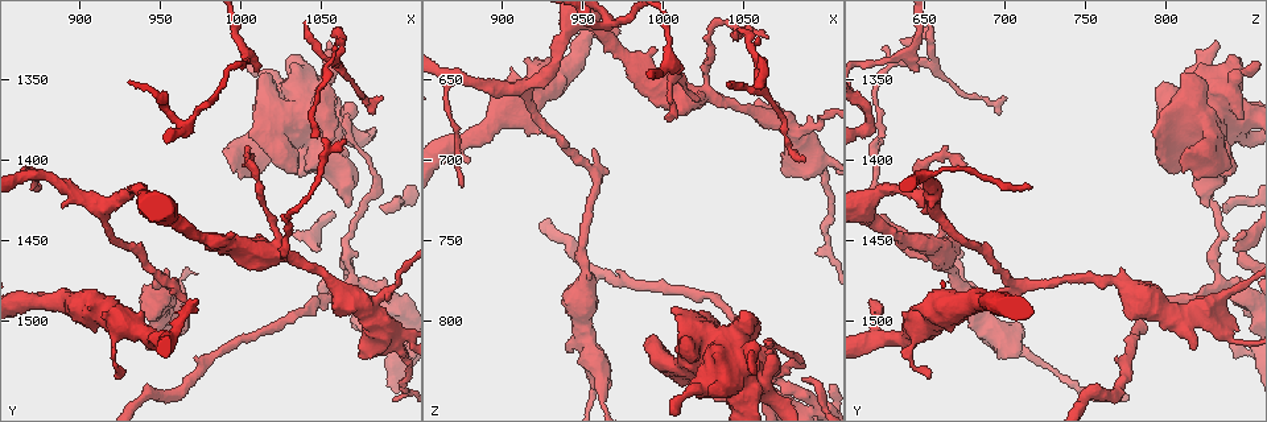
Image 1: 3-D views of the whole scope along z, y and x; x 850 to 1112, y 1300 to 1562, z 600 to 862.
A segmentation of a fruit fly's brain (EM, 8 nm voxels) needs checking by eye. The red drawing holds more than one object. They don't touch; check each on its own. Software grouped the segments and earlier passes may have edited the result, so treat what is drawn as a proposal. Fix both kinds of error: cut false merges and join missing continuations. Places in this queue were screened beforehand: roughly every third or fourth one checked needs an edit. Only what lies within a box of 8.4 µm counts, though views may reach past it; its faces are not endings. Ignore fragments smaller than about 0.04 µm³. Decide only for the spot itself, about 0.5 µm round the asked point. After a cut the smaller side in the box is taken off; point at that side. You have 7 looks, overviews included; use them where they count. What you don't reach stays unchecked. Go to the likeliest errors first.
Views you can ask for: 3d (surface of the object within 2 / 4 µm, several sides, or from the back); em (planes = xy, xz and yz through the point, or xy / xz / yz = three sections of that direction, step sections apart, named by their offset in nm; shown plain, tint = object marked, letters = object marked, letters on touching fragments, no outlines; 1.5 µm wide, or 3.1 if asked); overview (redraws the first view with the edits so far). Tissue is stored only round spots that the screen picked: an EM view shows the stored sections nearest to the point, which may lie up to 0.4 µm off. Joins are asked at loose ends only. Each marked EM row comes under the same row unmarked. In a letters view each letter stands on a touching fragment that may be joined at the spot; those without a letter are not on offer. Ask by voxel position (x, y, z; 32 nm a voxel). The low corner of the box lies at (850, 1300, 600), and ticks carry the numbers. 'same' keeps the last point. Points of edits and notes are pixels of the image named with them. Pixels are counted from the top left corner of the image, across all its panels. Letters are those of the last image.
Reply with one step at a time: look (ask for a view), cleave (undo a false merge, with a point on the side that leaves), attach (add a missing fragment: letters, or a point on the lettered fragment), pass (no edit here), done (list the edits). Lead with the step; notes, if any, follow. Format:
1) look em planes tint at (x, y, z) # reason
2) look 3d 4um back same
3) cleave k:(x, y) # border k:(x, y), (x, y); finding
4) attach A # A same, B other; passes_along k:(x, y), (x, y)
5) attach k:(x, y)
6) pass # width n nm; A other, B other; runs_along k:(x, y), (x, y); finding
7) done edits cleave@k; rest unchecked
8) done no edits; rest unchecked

look 3d 2um at (1068, 1428, 826) # free end

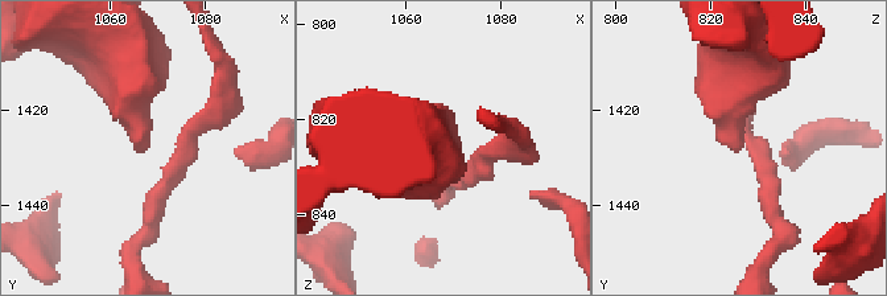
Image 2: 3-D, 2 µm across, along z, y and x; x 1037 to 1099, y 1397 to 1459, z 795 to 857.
look em xz step 8 tint at (1068, 1428, 826) # shape alone is not enough

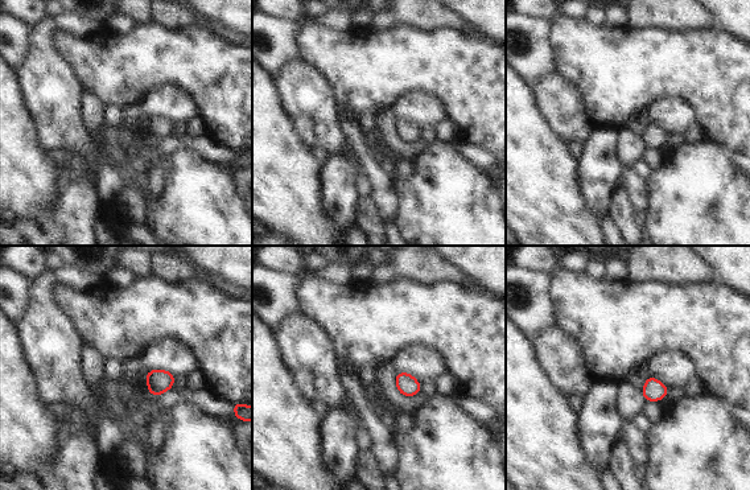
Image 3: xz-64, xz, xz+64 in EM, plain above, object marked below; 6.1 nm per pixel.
look em planes letters same # another direction

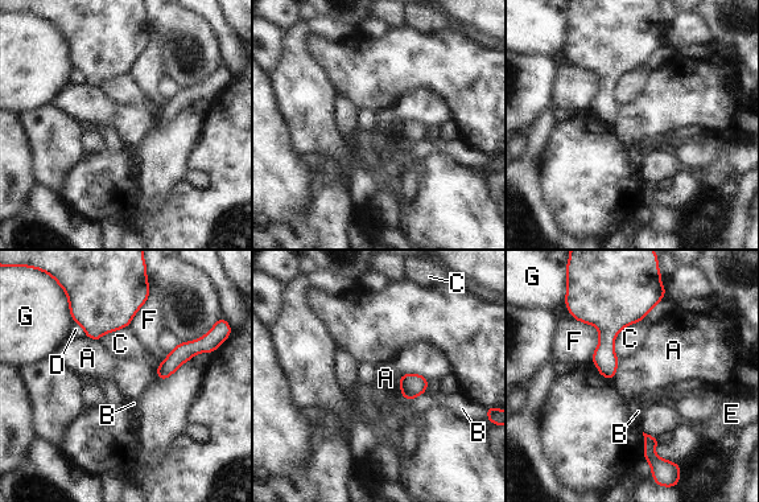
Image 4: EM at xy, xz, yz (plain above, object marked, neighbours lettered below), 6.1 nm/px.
pass # A other, B other, C other, D other, E other, F other, G other; border 4:(399, 377), (399, 390), (409, 402); no lettered fragment goes on from it

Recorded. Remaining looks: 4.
look 3d 2um at (1008, 1344, 648) # an open end

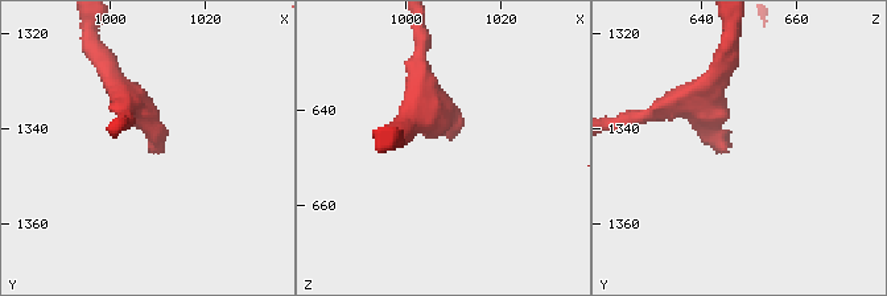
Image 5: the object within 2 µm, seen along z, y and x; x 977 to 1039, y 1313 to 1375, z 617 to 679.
look em planes letters at (1009, 1344, 645) # need the tissue

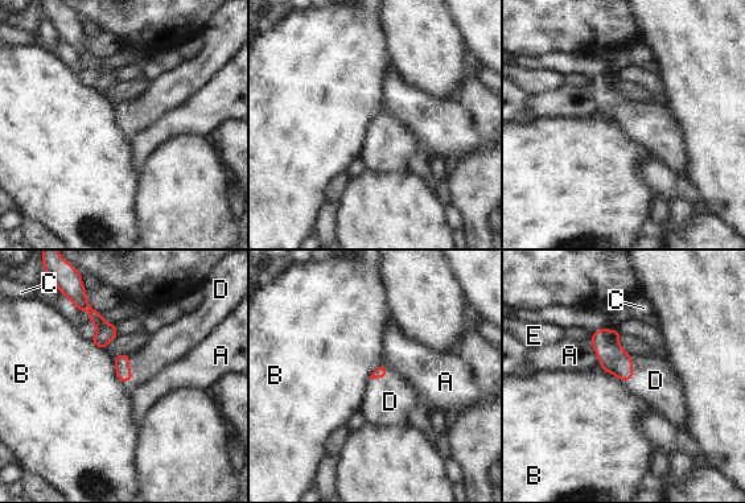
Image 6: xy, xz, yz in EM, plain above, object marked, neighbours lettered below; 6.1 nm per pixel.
attach D # A other, B other, C other, D same, E other; it goes on there

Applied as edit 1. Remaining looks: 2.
look overview # see it whole again

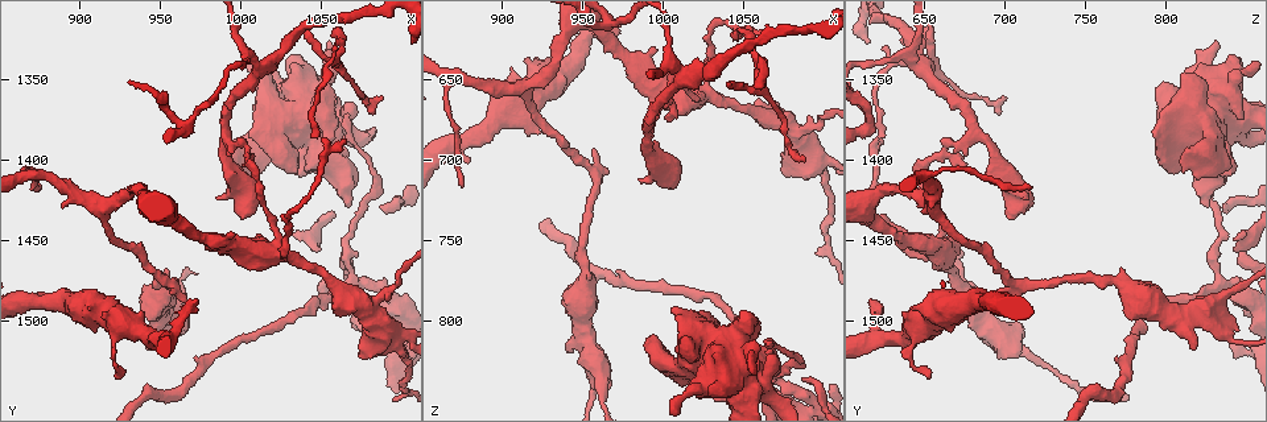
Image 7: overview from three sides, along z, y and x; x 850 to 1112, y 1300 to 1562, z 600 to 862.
look em planes letters at (926, 1536, 654) # tapers out

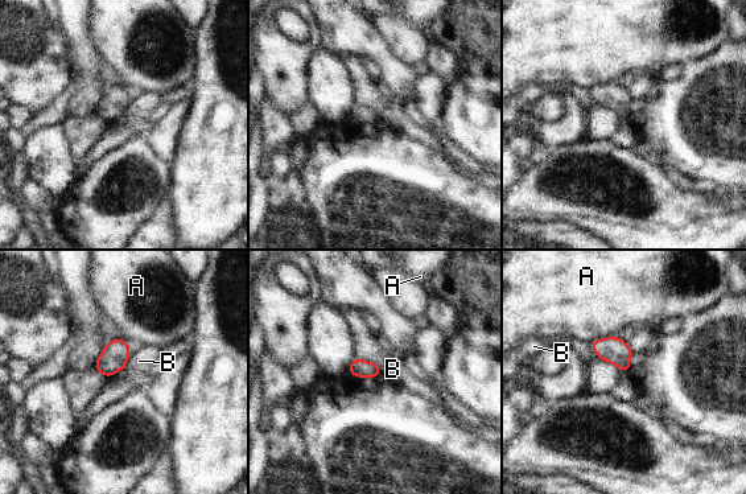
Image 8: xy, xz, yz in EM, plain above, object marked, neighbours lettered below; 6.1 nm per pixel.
pass # A other, B other; border 8:(131, 354), (126, 366); no lettered fragment goes on from it

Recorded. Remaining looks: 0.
done edits attach@6; rest unchecked

